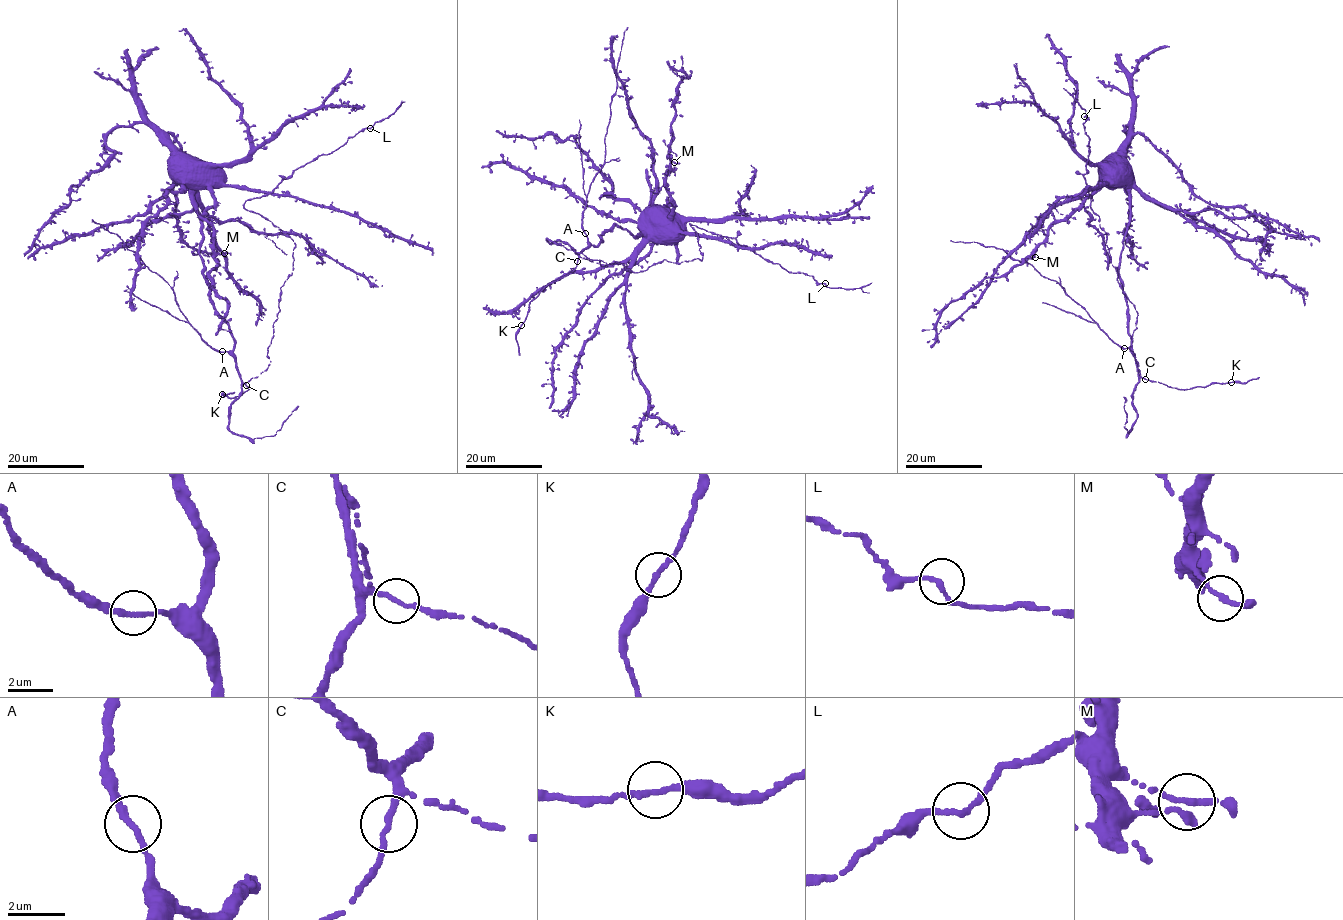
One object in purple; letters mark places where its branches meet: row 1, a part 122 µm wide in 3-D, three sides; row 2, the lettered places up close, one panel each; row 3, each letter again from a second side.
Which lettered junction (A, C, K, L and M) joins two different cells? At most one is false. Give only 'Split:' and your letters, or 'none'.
Split: none

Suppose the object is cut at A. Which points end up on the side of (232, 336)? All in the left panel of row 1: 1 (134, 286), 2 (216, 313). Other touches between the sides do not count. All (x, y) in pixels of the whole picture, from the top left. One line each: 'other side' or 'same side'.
1: same side
2: same side

